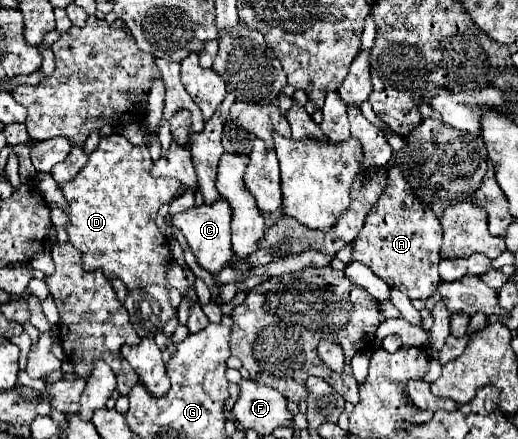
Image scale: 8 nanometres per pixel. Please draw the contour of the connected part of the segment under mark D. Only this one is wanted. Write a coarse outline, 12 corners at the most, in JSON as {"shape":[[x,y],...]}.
{"shape":[[104,136],[62,184],[86,270],[128,290],[166,286],[154,220],[182,184],[146,146]]}

